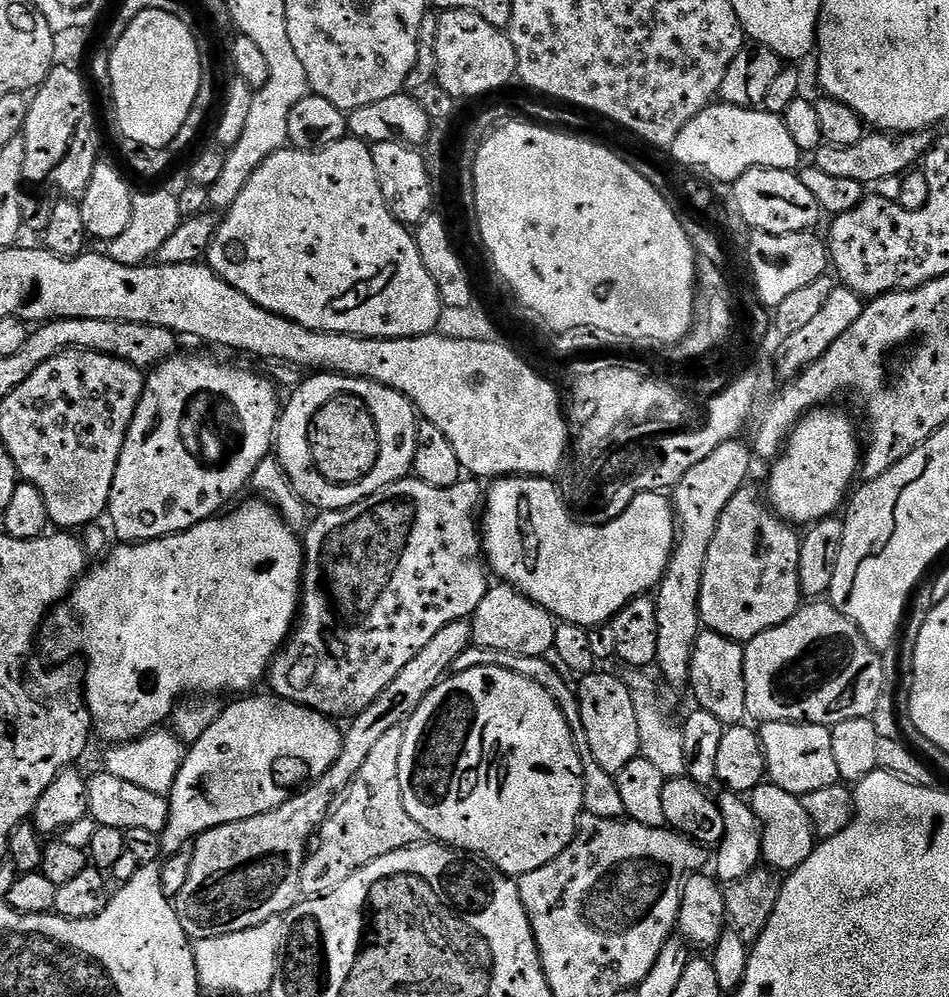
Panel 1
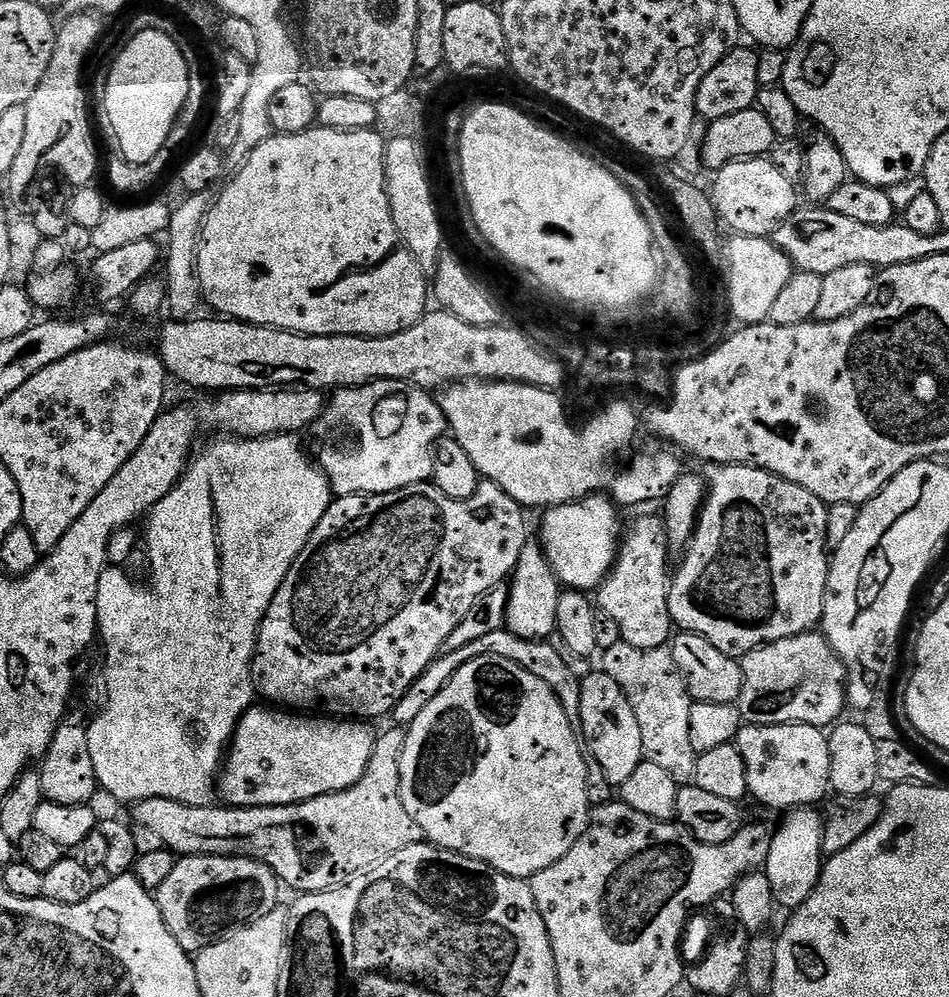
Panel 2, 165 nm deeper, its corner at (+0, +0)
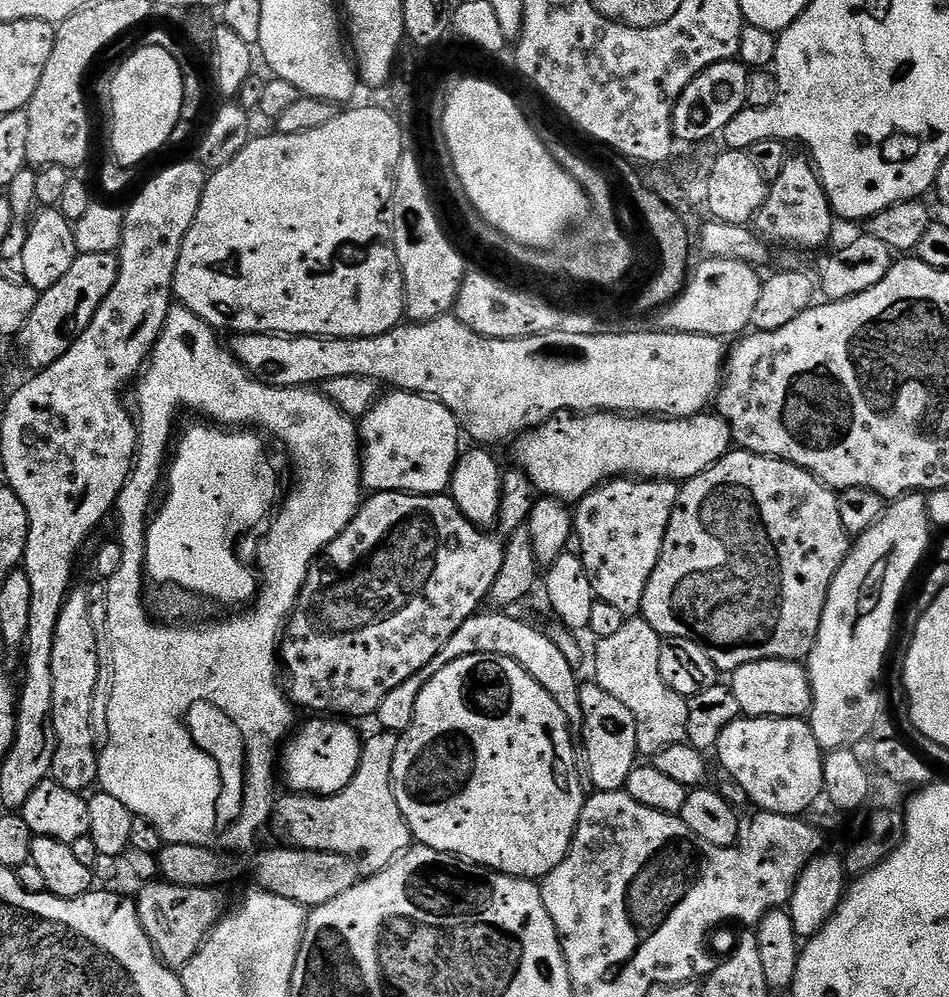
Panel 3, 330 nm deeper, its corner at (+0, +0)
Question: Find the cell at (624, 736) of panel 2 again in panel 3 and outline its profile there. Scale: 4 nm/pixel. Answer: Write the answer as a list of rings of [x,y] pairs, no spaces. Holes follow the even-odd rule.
[[[581,683],[582,722],[584,723],[584,745],[590,770],[590,784],[598,792],[618,792],[630,778],[633,768],[638,764],[638,732],[636,720],[613,695],[608,694],[598,683]]]

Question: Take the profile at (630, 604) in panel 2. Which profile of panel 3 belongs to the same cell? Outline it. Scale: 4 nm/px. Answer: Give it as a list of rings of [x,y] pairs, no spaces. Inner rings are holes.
[[[613,478],[599,484],[575,505],[574,540],[577,545],[580,543],[578,555],[586,566],[590,586],[596,599],[610,602],[610,606],[615,606],[625,618],[641,615],[646,586],[650,582],[650,574],[654,574],[654,566],[658,566],[662,542],[666,538],[666,530],[670,526],[670,518],[679,493],[680,488],[671,480]]]

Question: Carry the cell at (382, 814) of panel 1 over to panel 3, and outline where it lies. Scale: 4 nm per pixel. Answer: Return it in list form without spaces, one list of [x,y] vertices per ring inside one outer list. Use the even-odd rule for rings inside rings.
[[[376,730],[369,740],[367,737],[360,750],[358,770],[341,792],[332,796],[281,795],[274,809],[274,828],[276,824],[293,848],[355,858],[368,874],[387,868],[414,844],[412,831],[392,789],[392,767],[399,741],[397,733],[383,730]]]

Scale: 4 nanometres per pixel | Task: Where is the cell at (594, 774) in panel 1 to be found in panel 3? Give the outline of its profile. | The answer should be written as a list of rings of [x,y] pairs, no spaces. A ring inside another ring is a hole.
[[[481,610],[466,622],[462,622],[462,626],[458,626],[458,630],[454,630],[454,638],[450,638],[450,642],[446,642],[446,646],[442,646],[442,650],[438,650],[438,654],[434,654],[434,658],[430,658],[430,662],[426,662],[426,666],[422,666],[422,670],[418,670],[418,674],[406,678],[406,682],[402,682],[402,686],[390,690],[390,694],[386,694],[386,698],[382,698],[382,706],[378,706],[374,720],[380,723],[377,725],[385,732],[404,733],[410,726],[410,722],[414,722],[418,694],[422,694],[426,682],[430,682],[430,678],[434,678],[434,674],[438,674],[438,670],[442,670],[442,666],[450,666],[450,662],[470,654],[498,654],[502,658],[510,658],[514,662],[518,662],[518,666],[522,666],[522,670],[526,670],[526,674],[530,674],[530,678],[534,678],[534,682],[538,682],[538,686],[542,686],[542,690],[546,690],[546,694],[550,694],[550,698],[554,698],[554,702],[558,702],[558,706],[562,706],[562,714],[568,723],[570,738],[574,746],[574,766],[580,772],[581,781],[590,781],[590,770],[584,745],[581,681],[576,680],[576,672],[572,669],[567,654],[546,633],[539,632],[534,625],[512,616],[516,614],[509,614],[504,610],[491,611]]]

